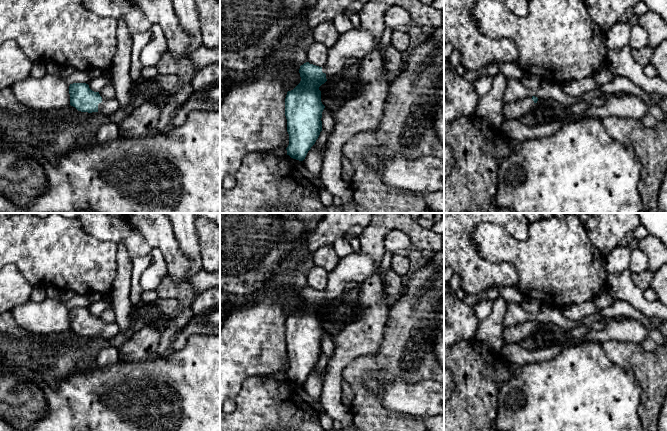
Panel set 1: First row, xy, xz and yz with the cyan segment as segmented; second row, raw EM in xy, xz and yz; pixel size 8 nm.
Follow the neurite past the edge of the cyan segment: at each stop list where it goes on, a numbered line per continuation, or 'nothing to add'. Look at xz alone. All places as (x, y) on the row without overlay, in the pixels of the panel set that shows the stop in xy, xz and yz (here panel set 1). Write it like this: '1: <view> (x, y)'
1: xz (356, 267)

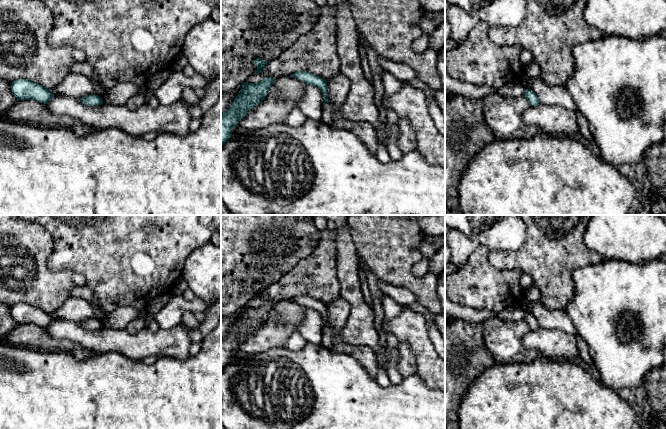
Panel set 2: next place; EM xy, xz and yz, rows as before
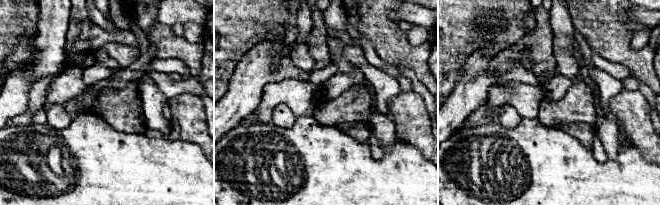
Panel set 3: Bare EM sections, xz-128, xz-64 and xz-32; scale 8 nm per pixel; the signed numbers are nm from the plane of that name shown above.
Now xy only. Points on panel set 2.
nothing to add

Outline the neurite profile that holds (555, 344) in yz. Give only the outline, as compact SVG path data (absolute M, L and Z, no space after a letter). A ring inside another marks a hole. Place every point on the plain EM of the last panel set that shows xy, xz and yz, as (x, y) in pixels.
M539 327L523 337L527 349L542 352L550 360L569 360L579 356L576 337L559 329Z

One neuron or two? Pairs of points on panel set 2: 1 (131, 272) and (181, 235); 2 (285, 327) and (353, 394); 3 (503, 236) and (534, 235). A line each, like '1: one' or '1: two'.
1: one
2: two
3: two

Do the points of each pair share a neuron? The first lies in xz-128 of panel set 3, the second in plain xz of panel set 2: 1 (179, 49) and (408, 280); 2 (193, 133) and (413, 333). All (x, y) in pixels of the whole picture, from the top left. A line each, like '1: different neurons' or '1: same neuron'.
1: same neuron
2: same neuron

